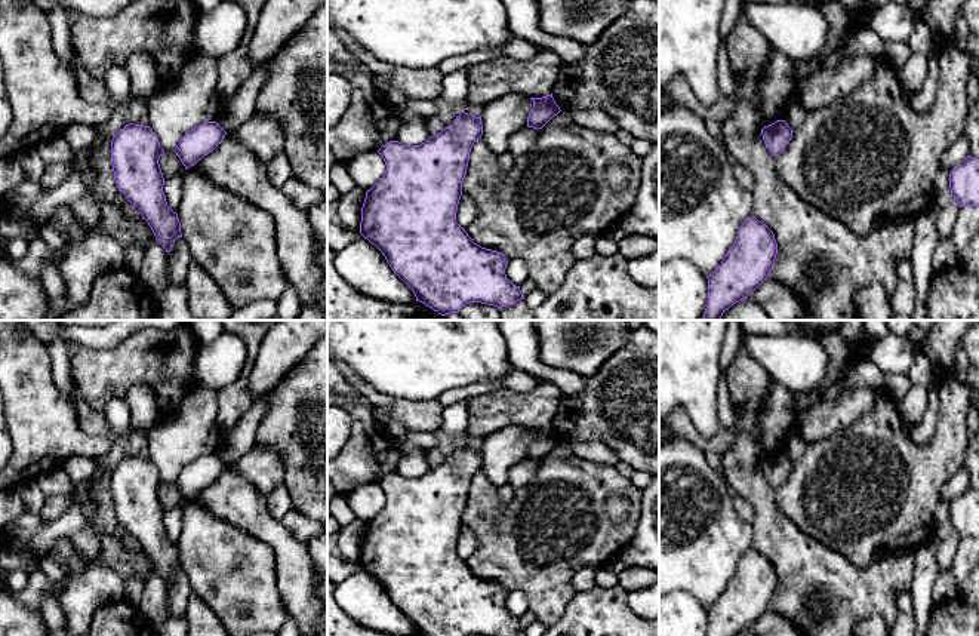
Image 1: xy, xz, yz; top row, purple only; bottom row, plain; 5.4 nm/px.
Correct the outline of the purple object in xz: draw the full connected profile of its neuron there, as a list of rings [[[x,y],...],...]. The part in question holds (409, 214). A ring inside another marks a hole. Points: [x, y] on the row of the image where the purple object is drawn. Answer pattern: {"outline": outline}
{"outline": [[[461,111],[450,126],[430,136],[421,145],[410,147],[398,141],[387,142],[378,150],[387,165],[387,170],[366,191],[361,208],[360,234],[382,252],[392,271],[413,291],[416,301],[441,316],[459,313],[470,302],[481,302],[502,308],[524,299],[520,286],[512,285],[507,279],[505,268],[508,259],[504,254],[474,243],[465,228],[456,222],[470,153],[481,135],[481,116],[475,117],[474,114]]]}

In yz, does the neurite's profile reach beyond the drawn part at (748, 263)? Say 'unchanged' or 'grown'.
unchanged

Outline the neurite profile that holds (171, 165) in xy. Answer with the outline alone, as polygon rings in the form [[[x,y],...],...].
[[[164,151],[164,154],[158,159],[158,165],[164,181],[176,173],[187,170],[175,151]]]

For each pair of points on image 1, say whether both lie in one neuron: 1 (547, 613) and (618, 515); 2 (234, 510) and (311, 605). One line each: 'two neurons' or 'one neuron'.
1: two neurons
2: one neuron

